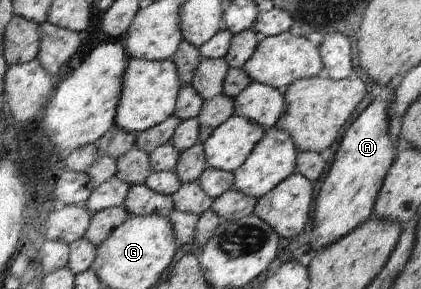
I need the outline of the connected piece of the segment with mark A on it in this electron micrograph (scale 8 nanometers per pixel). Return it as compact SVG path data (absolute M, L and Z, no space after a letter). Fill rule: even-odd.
M392 100L370 103L369 106L350 124L342 137L328 175L318 192L312 207L312 219L316 240L312 244L314 250L322 250L338 242L356 227L364 224L373 216L373 208L388 169L395 161L396 155L392 151L397 145L389 134L390 118L387 116L389 104Z

